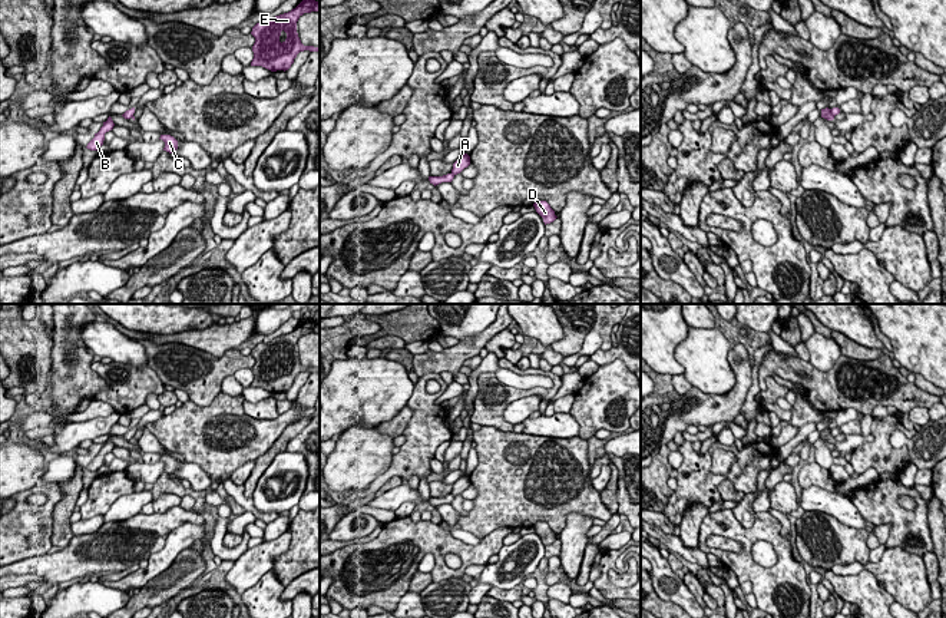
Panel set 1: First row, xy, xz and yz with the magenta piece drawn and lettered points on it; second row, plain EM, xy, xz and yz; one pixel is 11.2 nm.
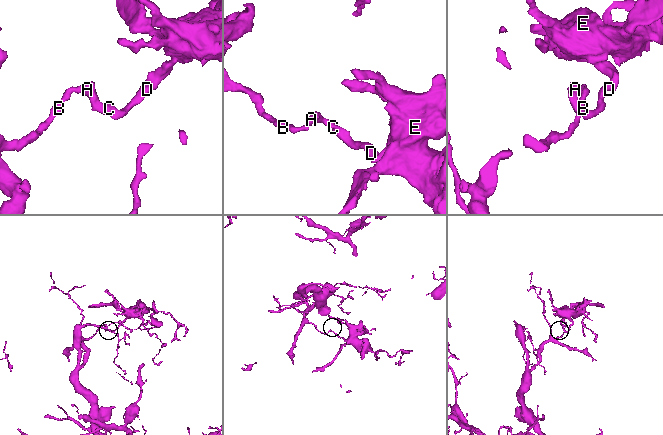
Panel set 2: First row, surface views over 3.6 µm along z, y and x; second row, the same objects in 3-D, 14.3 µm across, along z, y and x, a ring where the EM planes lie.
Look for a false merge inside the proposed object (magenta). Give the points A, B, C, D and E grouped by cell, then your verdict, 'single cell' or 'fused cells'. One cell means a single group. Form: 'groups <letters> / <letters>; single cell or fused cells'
groups A C D E / B; fused cells

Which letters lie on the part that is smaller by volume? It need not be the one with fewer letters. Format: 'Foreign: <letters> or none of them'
Foreign: A, C, D, E

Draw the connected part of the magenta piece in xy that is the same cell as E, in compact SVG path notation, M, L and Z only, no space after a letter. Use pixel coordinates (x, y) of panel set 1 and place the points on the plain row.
M314 320L302 321L288 334L275 337L269 343L259 343L252 348L255 358L251 387L262 387L271 393L288 391L300 373L320 373L320 369L304 367L297 354L297 343L304 334L318 333Z

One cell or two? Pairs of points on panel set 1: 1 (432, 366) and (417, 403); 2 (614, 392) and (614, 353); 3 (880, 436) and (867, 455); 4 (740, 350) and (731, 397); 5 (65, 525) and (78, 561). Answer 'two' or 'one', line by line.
1: two
2: two
3: one
4: one
5: two

